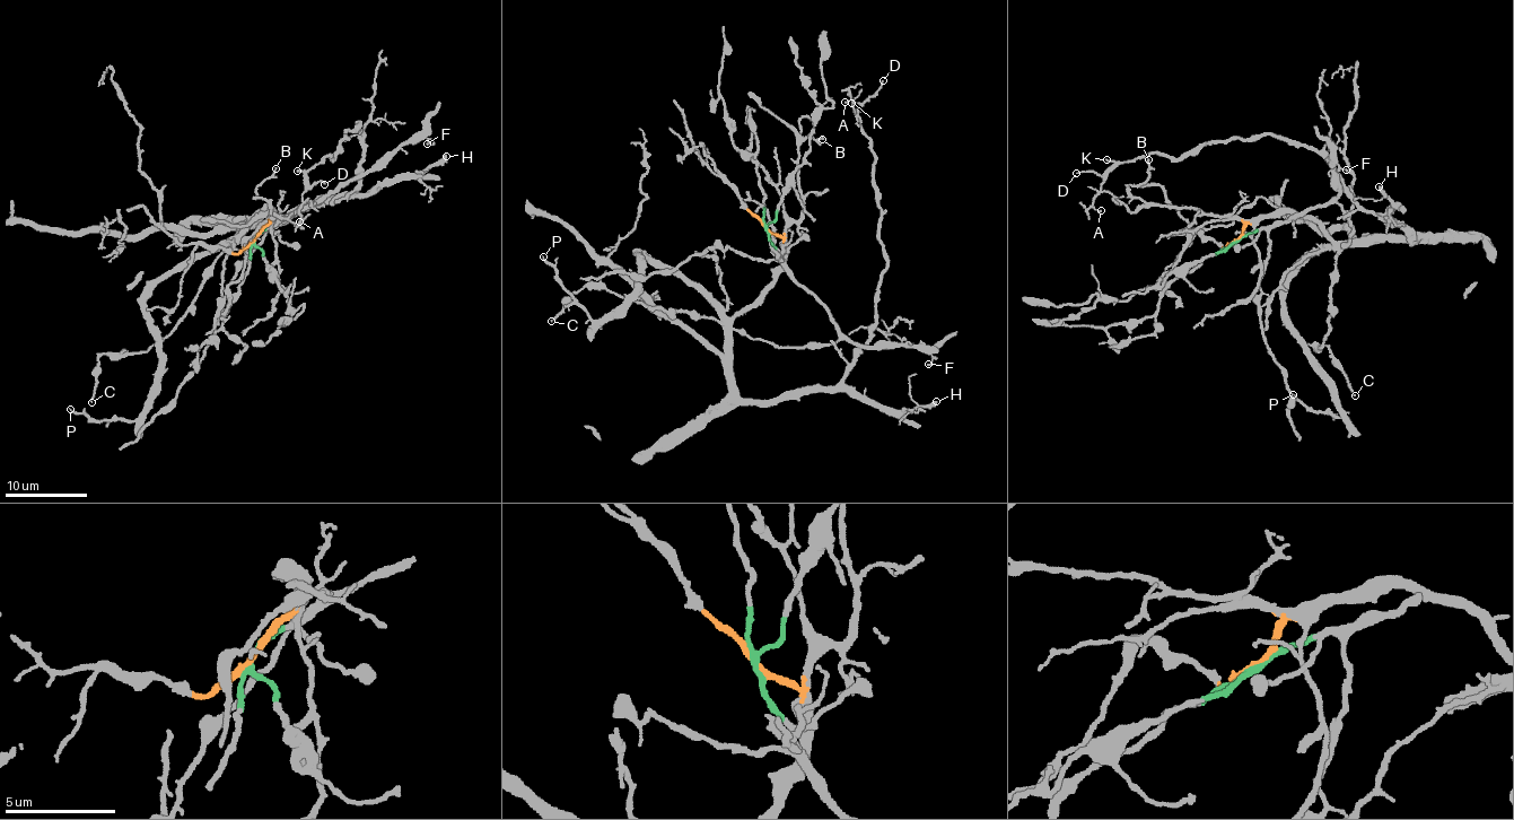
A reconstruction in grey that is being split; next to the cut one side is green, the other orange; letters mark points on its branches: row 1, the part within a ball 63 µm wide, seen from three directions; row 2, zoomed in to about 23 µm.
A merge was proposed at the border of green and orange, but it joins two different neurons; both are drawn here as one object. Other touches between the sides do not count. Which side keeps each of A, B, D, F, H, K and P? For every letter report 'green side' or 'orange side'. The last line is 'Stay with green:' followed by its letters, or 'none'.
A: orange side
B: orange side
D: orange side
F: green side
H: orange side
K: orange side
P: orange side
Stay with green: F

